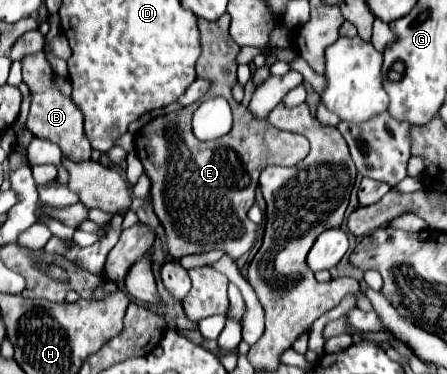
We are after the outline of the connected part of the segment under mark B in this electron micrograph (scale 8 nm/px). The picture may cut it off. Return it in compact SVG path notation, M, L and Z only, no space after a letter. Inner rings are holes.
M38 52L36 56L28 56L22 60L22 76L24 82L28 84L30 92L32 92L32 102L30 102L30 114L28 114L28 122L26 128L28 132L32 132L38 138L46 138L52 140L60 146L60 150L70 156L72 160L88 160L90 158L90 142L84 136L84 128L82 128L82 112L80 108L72 102L72 98L64 96L54 80L54 70L50 66L50 62L46 60L44 52Z

